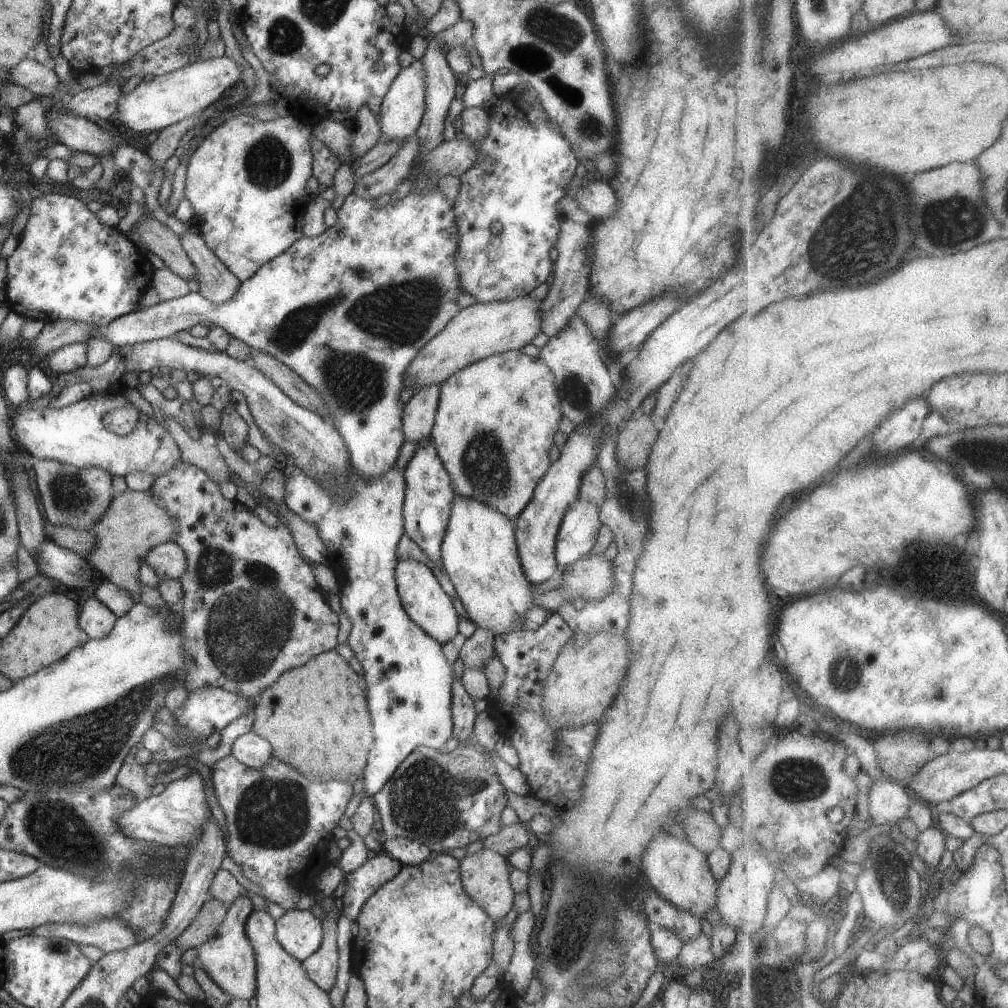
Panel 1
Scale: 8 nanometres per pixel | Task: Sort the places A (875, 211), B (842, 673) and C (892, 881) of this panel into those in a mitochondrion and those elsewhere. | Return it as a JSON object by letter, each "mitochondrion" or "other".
{"A":"mitochondrion","B":"mitochondrion","C":"mitochondrion"}

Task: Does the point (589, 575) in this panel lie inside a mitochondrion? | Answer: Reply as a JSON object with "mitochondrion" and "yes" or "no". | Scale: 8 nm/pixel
{"mitochondrion":"yes"}

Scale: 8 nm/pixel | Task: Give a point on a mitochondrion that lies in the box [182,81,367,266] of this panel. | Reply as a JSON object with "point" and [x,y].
{"point":[268,162]}

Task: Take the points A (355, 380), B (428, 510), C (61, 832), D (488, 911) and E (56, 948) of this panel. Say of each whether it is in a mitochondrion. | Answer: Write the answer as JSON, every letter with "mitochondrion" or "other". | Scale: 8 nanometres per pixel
{"A":"mitochondrion","B":"other","C":"mitochondrion","D":"other","E":"mitochondrion"}

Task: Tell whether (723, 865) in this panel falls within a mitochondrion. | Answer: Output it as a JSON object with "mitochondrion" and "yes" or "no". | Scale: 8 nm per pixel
{"mitochondrion":"no"}

